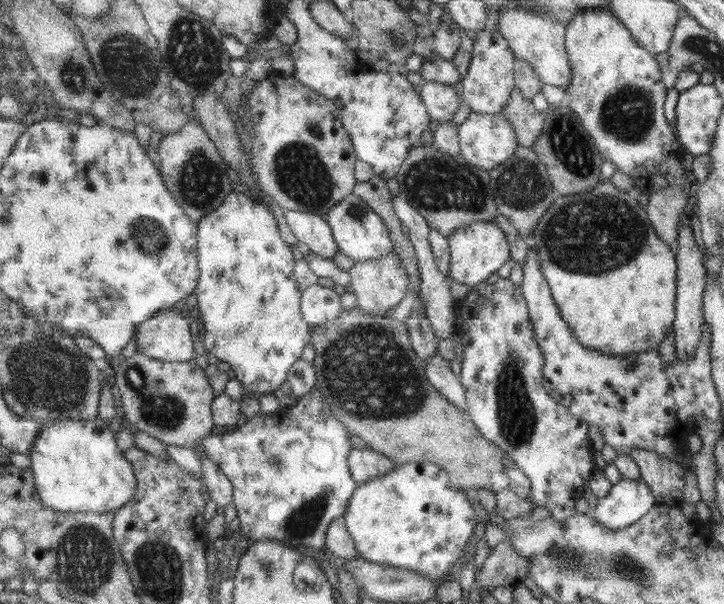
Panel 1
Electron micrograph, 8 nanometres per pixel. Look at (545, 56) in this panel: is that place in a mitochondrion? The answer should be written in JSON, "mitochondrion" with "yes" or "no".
{"mitochondrion":"no"}

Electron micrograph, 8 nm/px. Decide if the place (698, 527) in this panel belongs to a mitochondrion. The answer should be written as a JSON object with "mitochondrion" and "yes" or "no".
{"mitochondrion":"no"}

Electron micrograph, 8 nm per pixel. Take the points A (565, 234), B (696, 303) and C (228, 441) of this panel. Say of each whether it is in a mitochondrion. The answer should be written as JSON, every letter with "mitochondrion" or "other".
{"A":"mitochondrion","B":"other","C":"other"}

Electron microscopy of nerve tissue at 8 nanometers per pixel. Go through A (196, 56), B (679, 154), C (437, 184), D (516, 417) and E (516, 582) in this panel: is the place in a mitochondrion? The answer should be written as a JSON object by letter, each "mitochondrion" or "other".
{"A":"mitochondrion","B":"other","C":"mitochondrion","D":"mitochondrion","E":"other"}

